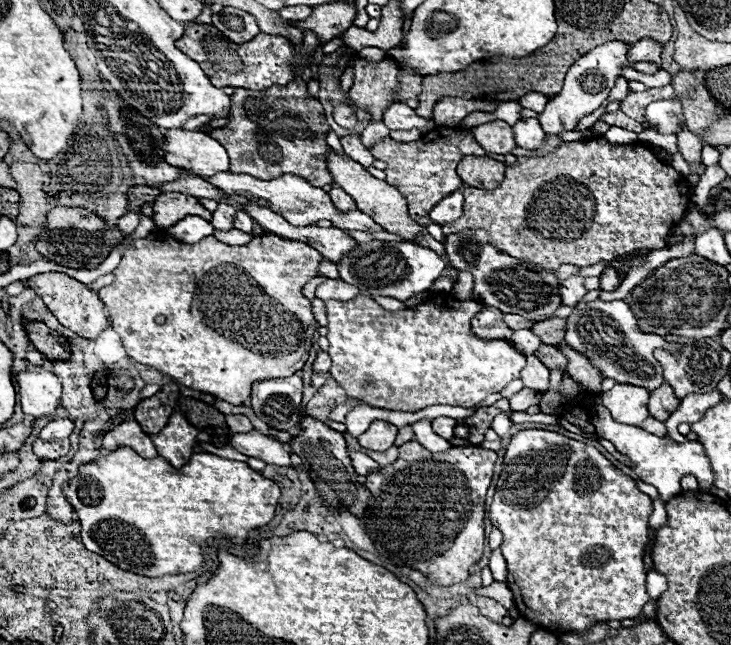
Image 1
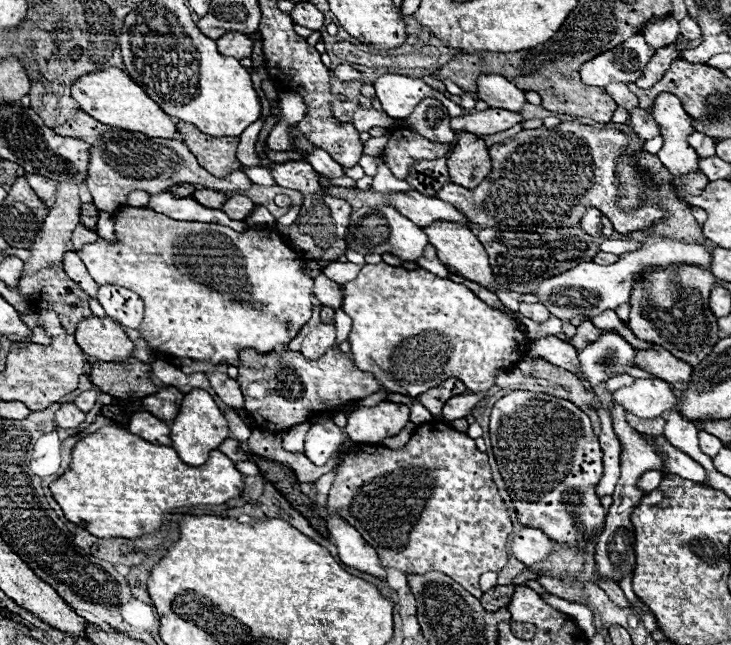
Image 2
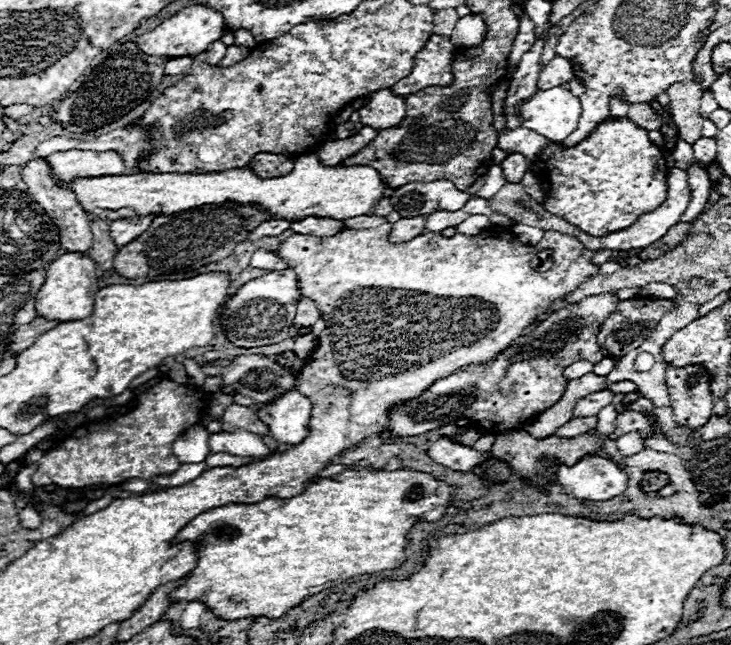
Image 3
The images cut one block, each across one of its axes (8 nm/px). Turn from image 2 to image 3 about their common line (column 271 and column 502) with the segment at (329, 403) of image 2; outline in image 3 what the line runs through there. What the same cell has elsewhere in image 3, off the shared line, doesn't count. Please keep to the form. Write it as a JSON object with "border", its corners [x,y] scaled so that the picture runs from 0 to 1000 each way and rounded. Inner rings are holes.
{"border":[[[826,453],[755,484],[725,518],[711,521],[670,564],[643,564],[640,571],[624,574],[621,580],[596,589],[577,614],[539,629],[534,639],[534,670],[542,676],[572,676],[610,657],[624,657],[632,645],[668,670],[684,670],[736,645],[769,617],[777,592],[769,583],[769,571],[791,558],[815,564],[832,552],[815,533],[815,515],[826,493],[840,484],[843,465],[843,456]]]}

